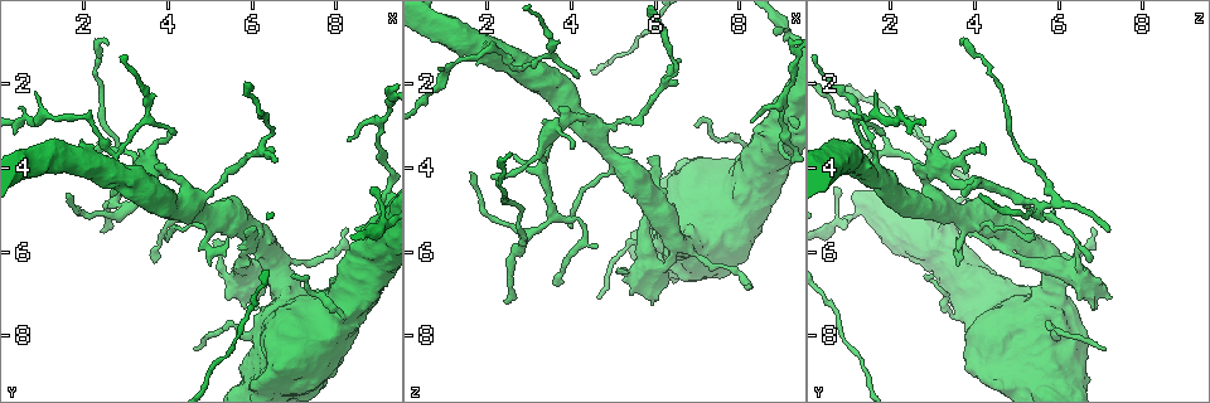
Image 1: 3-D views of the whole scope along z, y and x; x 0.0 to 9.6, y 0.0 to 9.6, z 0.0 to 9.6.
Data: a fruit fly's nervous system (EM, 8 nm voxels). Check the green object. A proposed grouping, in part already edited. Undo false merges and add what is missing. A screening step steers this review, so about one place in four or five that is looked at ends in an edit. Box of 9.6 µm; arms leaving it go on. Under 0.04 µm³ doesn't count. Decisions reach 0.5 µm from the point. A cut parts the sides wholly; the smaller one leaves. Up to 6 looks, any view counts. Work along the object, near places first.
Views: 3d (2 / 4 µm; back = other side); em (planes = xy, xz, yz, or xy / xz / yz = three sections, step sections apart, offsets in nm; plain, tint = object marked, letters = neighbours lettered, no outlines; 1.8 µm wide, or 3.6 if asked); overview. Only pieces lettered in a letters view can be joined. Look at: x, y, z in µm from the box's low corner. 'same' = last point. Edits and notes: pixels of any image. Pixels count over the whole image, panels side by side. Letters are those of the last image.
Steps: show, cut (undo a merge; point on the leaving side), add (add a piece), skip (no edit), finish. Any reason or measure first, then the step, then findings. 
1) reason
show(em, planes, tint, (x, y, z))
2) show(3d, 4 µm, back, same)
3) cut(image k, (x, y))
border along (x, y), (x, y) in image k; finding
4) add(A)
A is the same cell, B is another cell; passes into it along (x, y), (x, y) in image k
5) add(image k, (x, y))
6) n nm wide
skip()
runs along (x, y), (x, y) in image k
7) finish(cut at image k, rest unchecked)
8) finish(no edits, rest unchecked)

free end
show(em, xy, step 4, tint, (4.15, 3.10, 1.85))

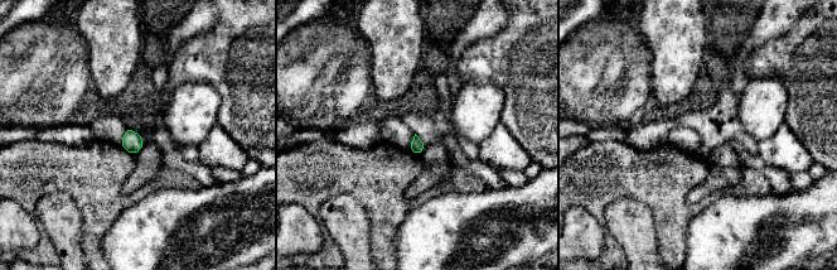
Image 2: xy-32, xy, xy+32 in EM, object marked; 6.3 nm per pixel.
another direction
show(em, planes, letters, same)

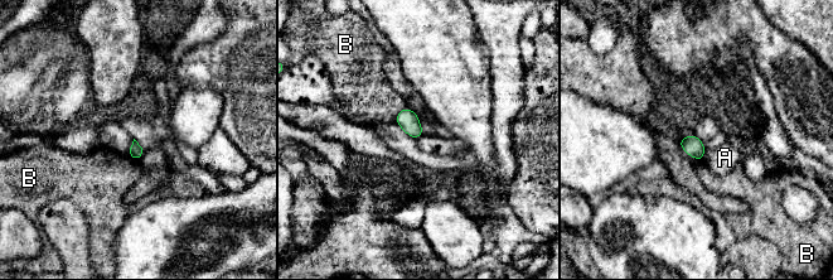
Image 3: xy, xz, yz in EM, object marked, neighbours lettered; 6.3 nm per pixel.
skip()
A and B are other cells; border along (706, 151), (702, 159) in image 3; no lettered piece goes on from it

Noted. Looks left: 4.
free end
show(em, planes, letters, (6.55, 3.80, 1.50))

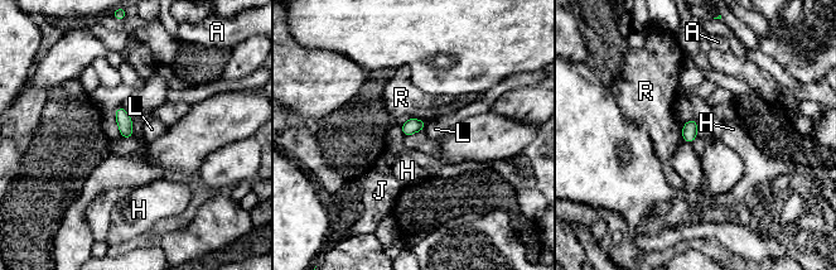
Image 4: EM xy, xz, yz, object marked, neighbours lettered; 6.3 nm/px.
100 nm wide
skip()
A, H, J, L and R are other cells; border along (426, 123), (423, 130) in image 4; none of them fits

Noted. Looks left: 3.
end of a long branch
show(em, planes, plain, (3.70, 6.25, 6.70))

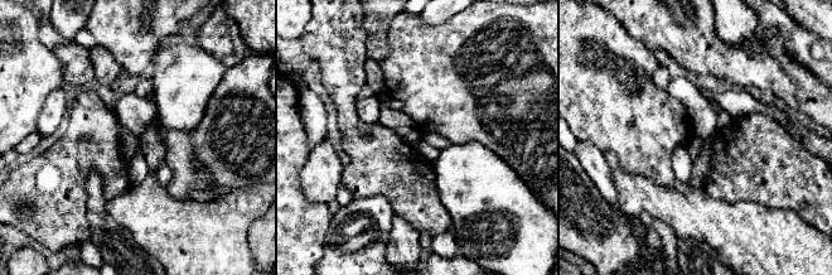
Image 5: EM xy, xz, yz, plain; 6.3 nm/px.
with the object marked
show(em, planes, tint, same)

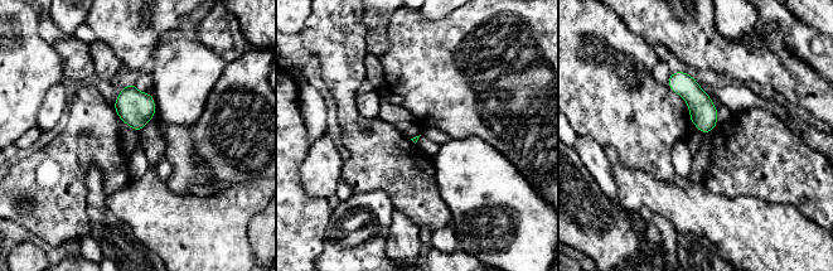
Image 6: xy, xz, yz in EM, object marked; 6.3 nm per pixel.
show(em, planes, letters, same)

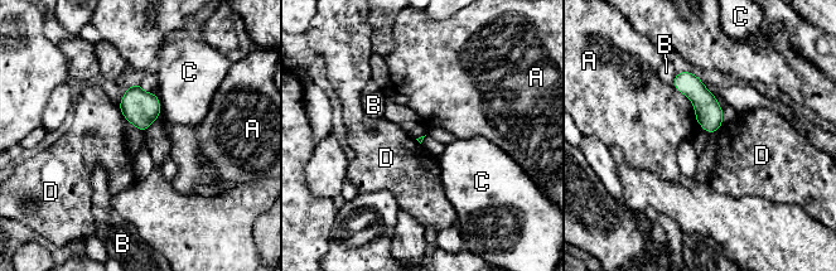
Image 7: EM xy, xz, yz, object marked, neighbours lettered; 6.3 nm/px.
A touches over 280 nm
skip()
A, B, C and D are other cells; no lettered piece goes on from it

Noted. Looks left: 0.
finish(no edits, rest unchecked)

